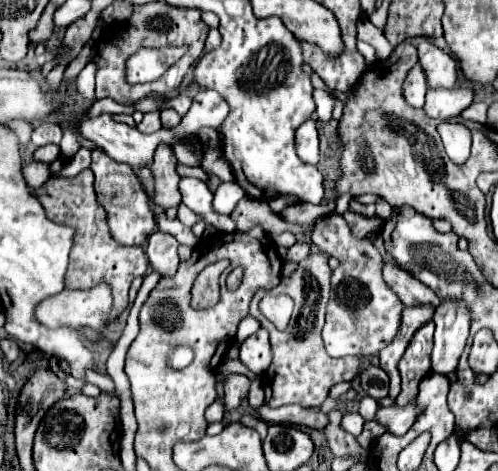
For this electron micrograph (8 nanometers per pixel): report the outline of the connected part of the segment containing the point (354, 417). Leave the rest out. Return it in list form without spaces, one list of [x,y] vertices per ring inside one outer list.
[[[346,413],[344,419],[342,419],[342,427],[352,433],[354,437],[358,437],[362,433],[362,427],[364,427],[364,419],[358,415],[358,413]]]

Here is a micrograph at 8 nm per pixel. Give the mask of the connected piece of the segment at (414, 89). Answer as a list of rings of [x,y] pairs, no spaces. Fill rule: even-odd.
[[[416,63],[406,81],[404,81],[404,97],[406,101],[412,105],[412,107],[424,107],[424,101],[426,101],[426,91],[428,91],[428,85],[426,85],[426,75],[422,73],[422,67]]]

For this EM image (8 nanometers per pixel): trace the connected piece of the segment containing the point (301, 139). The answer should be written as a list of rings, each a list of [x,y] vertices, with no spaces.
[[[308,119],[296,129],[296,153],[304,163],[318,163],[318,133],[316,121]]]

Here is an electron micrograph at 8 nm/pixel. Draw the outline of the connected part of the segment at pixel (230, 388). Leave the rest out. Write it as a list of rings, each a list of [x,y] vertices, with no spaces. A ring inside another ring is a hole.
[[[230,375],[224,381],[224,409],[226,413],[232,413],[240,407],[240,403],[246,399],[250,389],[250,379],[244,375]]]

